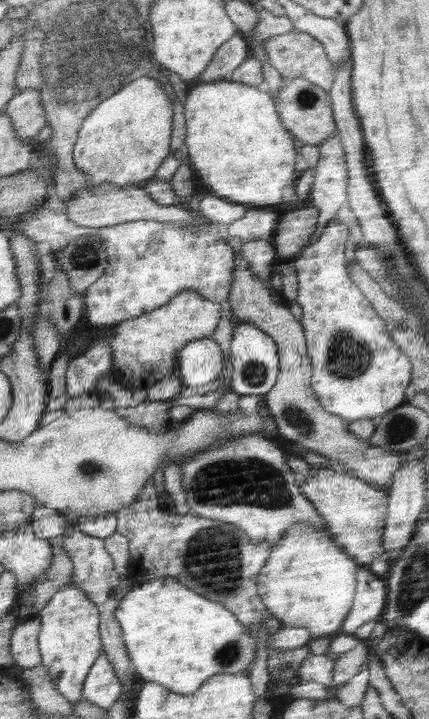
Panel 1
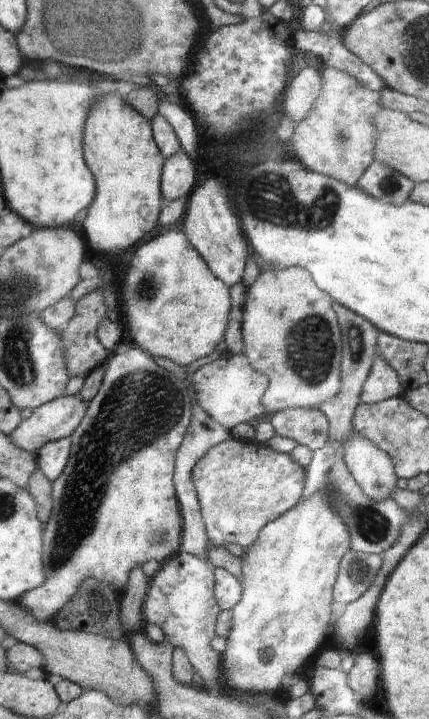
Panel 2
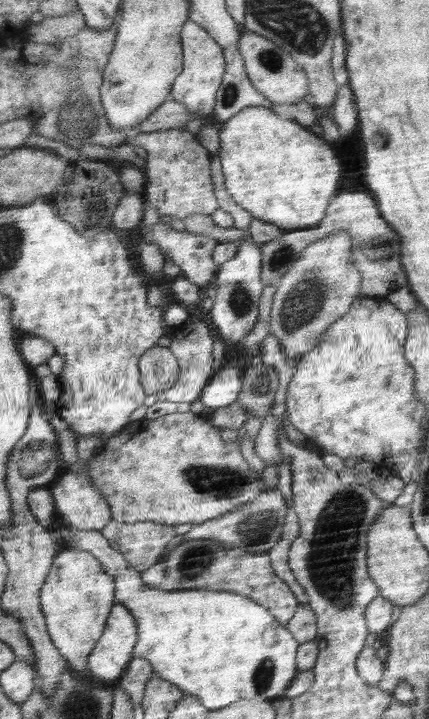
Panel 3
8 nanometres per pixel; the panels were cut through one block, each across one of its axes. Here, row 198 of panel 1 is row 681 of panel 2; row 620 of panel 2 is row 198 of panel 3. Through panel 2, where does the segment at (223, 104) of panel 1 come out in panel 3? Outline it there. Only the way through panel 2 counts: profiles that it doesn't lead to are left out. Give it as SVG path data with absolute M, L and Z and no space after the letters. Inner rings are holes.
M261 106L242 110L240 114L226 121L219 129L219 157L225 178L226 190L244 210L253 218L282 227L284 230L296 230L318 225L326 216L330 198L336 192L340 180L340 160L326 140L322 142L314 133L310 134L300 123L296 124L274 110Z

